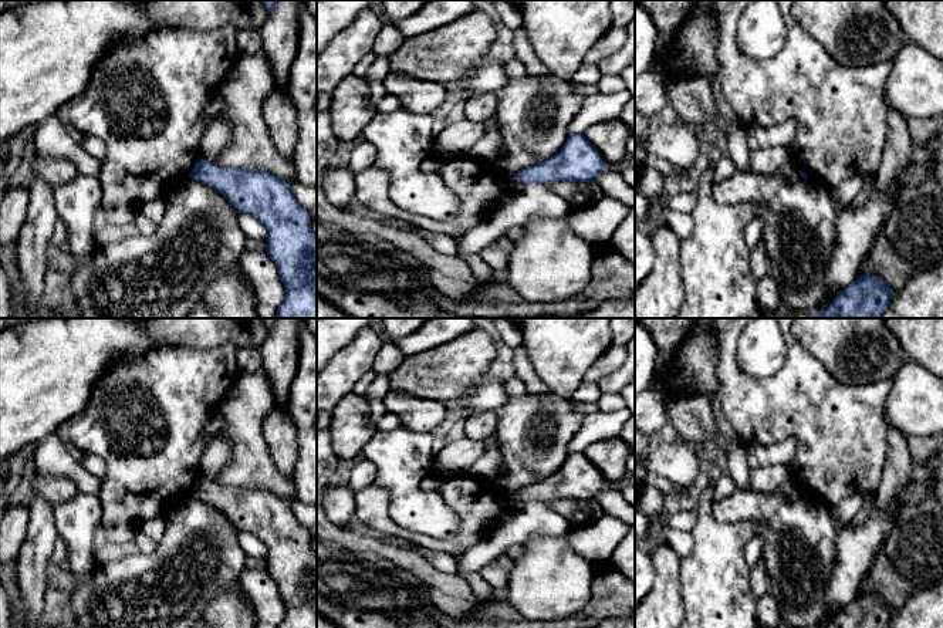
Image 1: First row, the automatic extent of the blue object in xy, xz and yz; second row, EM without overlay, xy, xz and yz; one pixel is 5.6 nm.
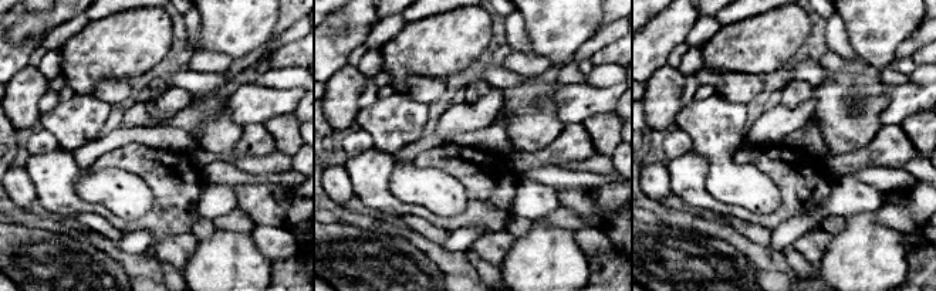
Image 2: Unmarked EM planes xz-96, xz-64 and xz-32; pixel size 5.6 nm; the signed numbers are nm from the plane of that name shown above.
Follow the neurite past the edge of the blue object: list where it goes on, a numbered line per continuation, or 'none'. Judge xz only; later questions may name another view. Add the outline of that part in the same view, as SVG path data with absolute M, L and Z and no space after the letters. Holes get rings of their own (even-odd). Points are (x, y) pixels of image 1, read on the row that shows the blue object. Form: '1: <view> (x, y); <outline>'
none

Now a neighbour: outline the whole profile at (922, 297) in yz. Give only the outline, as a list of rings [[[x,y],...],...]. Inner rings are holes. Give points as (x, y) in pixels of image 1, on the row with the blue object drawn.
[[[943,263],[895,291],[882,318],[943,318]]]

